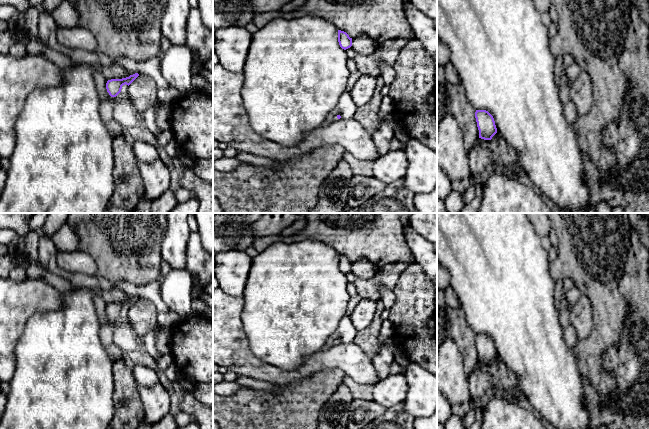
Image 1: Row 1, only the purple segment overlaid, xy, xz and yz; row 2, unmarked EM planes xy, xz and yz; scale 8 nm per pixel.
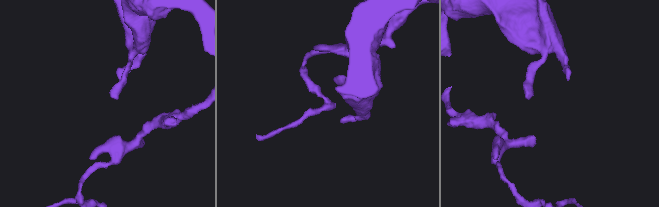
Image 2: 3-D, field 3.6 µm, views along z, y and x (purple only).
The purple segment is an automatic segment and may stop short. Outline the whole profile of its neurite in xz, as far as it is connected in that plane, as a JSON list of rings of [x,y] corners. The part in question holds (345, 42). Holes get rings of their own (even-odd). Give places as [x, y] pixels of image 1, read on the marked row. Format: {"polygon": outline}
{"polygon": [[[338,30],[338,42],[342,49],[346,50],[352,46],[352,38],[349,35],[341,30]]]}

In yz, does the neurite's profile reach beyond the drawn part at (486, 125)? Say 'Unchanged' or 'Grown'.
Unchanged

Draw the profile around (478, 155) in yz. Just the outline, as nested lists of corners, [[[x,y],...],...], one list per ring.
[[[479,138],[475,145],[469,150],[469,168],[471,176],[486,174],[489,163],[490,140]]]

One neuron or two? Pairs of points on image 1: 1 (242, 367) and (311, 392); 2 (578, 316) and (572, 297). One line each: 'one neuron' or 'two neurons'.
1: two neurons
2: two neurons

